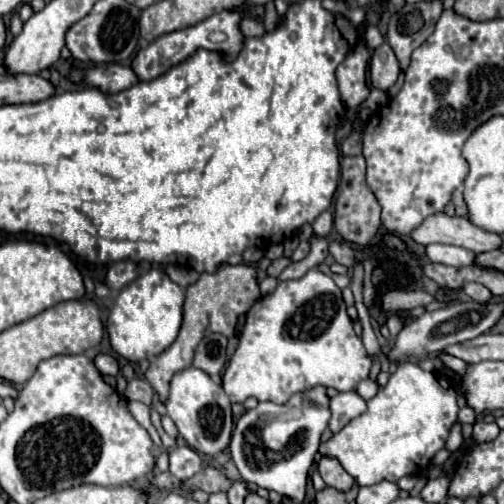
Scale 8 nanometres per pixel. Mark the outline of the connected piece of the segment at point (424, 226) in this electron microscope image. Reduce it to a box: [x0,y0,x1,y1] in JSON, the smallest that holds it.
[411,213,501,253]

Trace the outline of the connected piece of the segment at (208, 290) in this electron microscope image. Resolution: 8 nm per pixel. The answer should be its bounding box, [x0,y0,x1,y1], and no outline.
[145,263,261,401]

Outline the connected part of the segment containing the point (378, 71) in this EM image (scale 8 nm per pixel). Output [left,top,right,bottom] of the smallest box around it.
[369,41,399,91]

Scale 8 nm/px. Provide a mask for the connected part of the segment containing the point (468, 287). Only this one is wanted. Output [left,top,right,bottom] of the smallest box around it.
[463,283,493,303]

